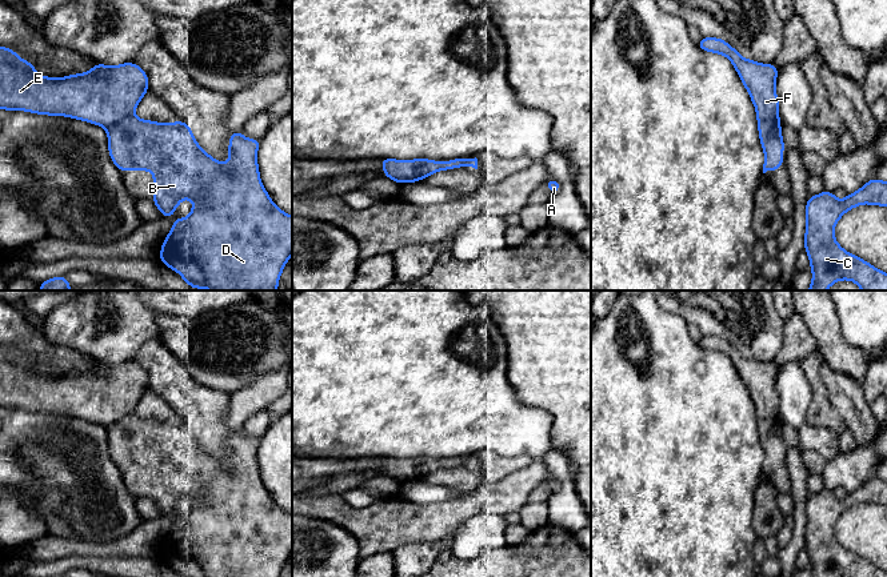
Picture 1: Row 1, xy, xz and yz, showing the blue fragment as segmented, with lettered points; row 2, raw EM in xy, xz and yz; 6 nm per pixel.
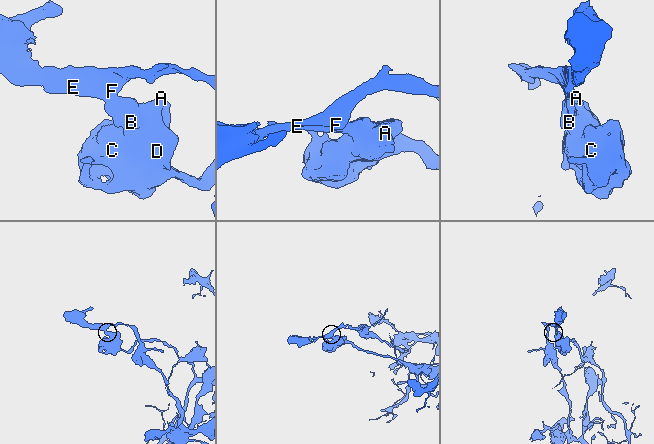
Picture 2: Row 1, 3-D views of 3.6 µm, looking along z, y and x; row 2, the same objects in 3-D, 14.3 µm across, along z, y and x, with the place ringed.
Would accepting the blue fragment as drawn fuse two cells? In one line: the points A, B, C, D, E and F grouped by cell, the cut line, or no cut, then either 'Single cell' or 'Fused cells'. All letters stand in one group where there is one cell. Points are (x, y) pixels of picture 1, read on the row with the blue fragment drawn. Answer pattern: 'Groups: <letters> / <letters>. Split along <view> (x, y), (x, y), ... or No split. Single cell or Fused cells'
Groups: A B C D / E F. Split along xy (132, 113), (106, 128). Fused cells

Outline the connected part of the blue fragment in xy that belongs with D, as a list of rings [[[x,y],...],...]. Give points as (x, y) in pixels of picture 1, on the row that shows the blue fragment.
[[[129,116],[109,128],[108,151],[119,171],[151,171],[153,173],[153,204],[163,217],[169,217],[184,199],[193,201],[188,217],[176,219],[165,236],[159,260],[176,271],[192,289],[211,290],[277,290],[280,275],[292,256],[292,216],[275,205],[261,184],[256,160],[259,139],[245,139],[239,132],[229,136],[229,160],[220,164],[200,148],[185,121],[156,123]]]

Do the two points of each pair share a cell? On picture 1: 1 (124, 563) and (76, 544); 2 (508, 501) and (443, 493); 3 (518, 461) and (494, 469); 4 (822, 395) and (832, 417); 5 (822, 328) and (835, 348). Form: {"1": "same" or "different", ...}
{"1": "different", "2": "different", "3": "same", "4": "same", "5": "same"}

